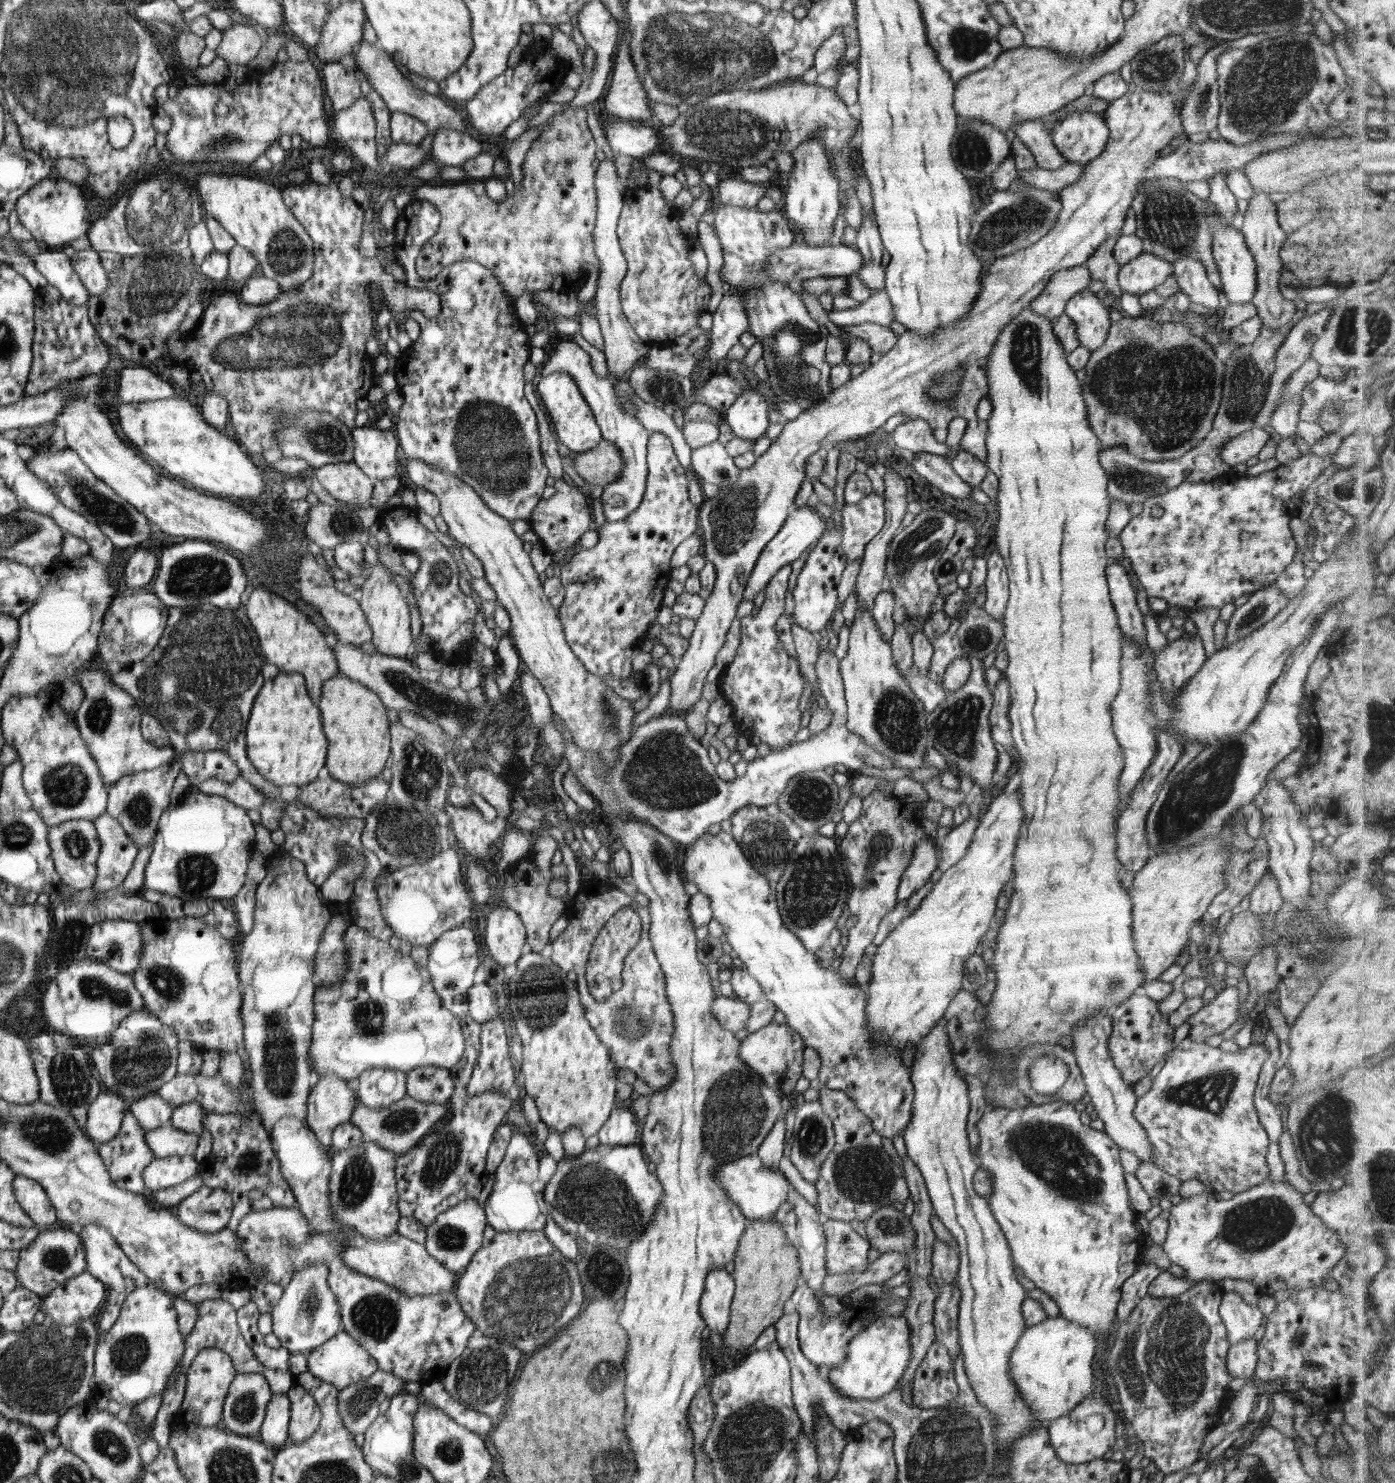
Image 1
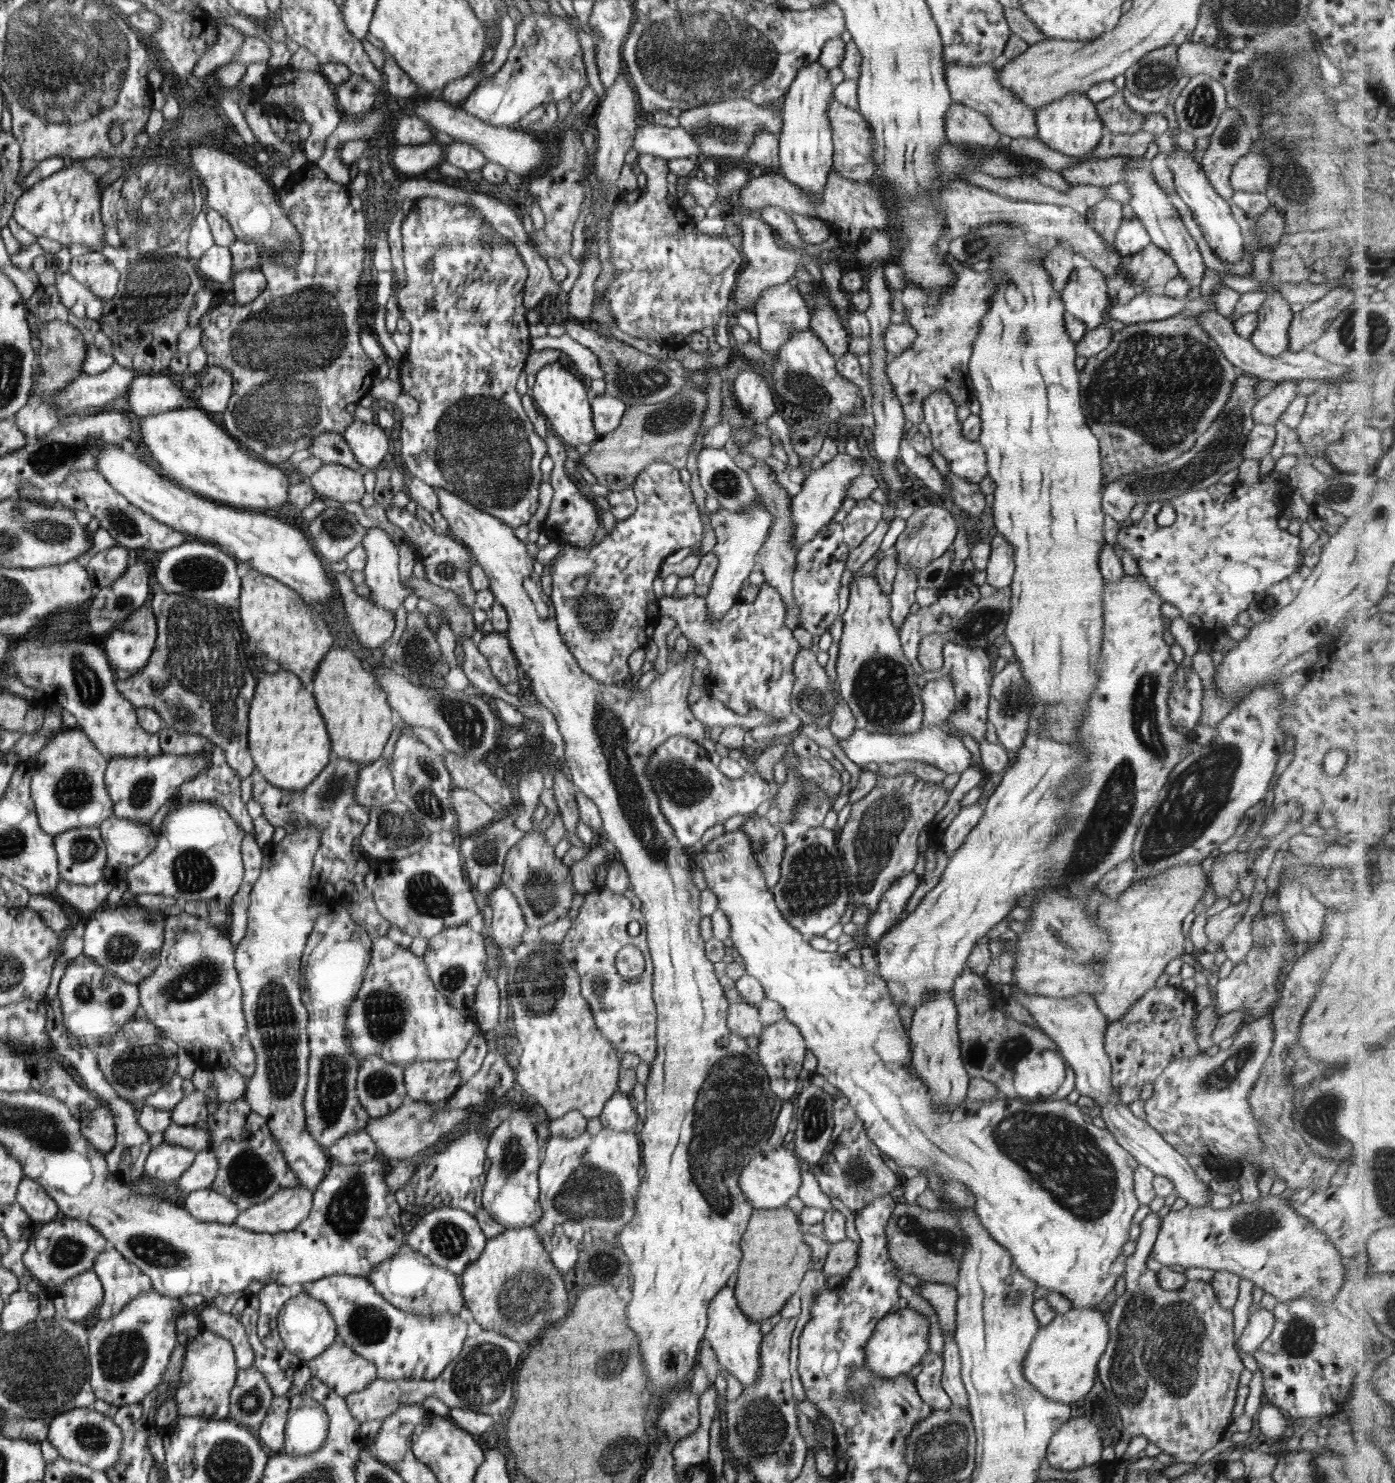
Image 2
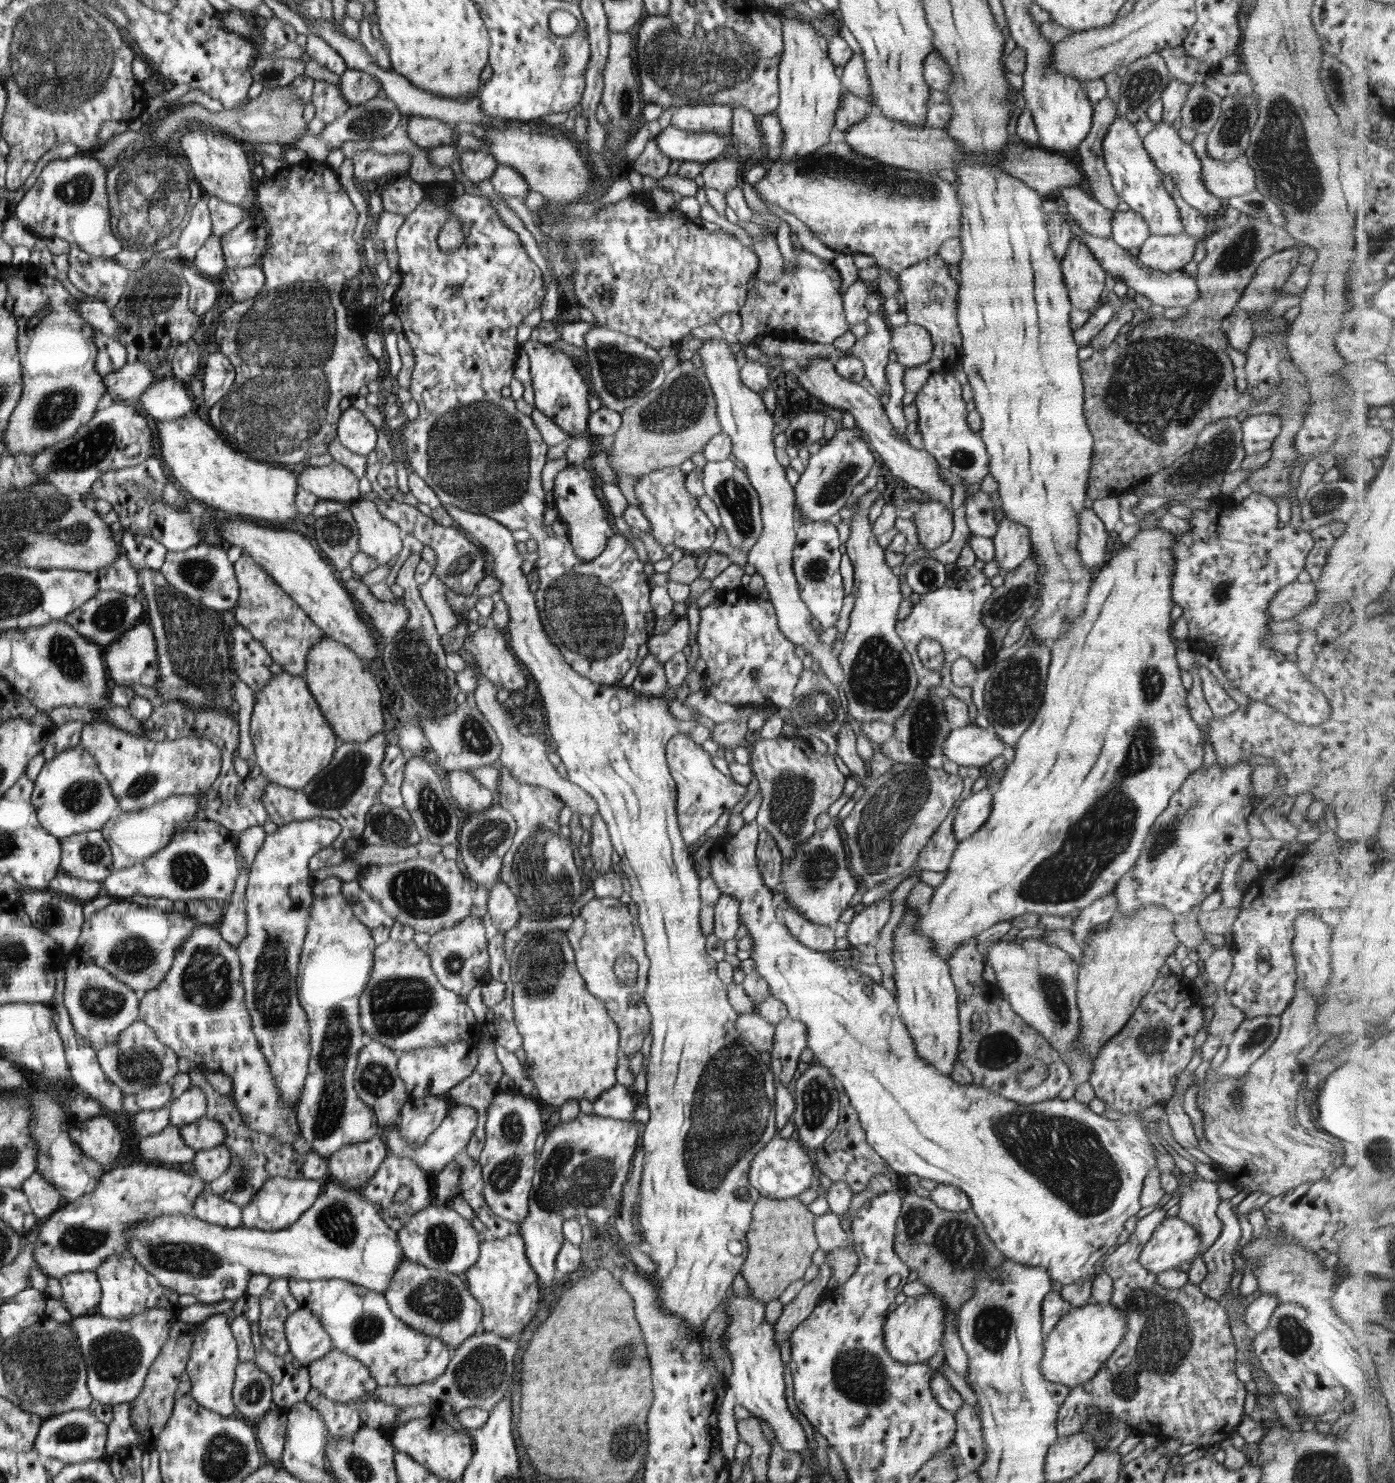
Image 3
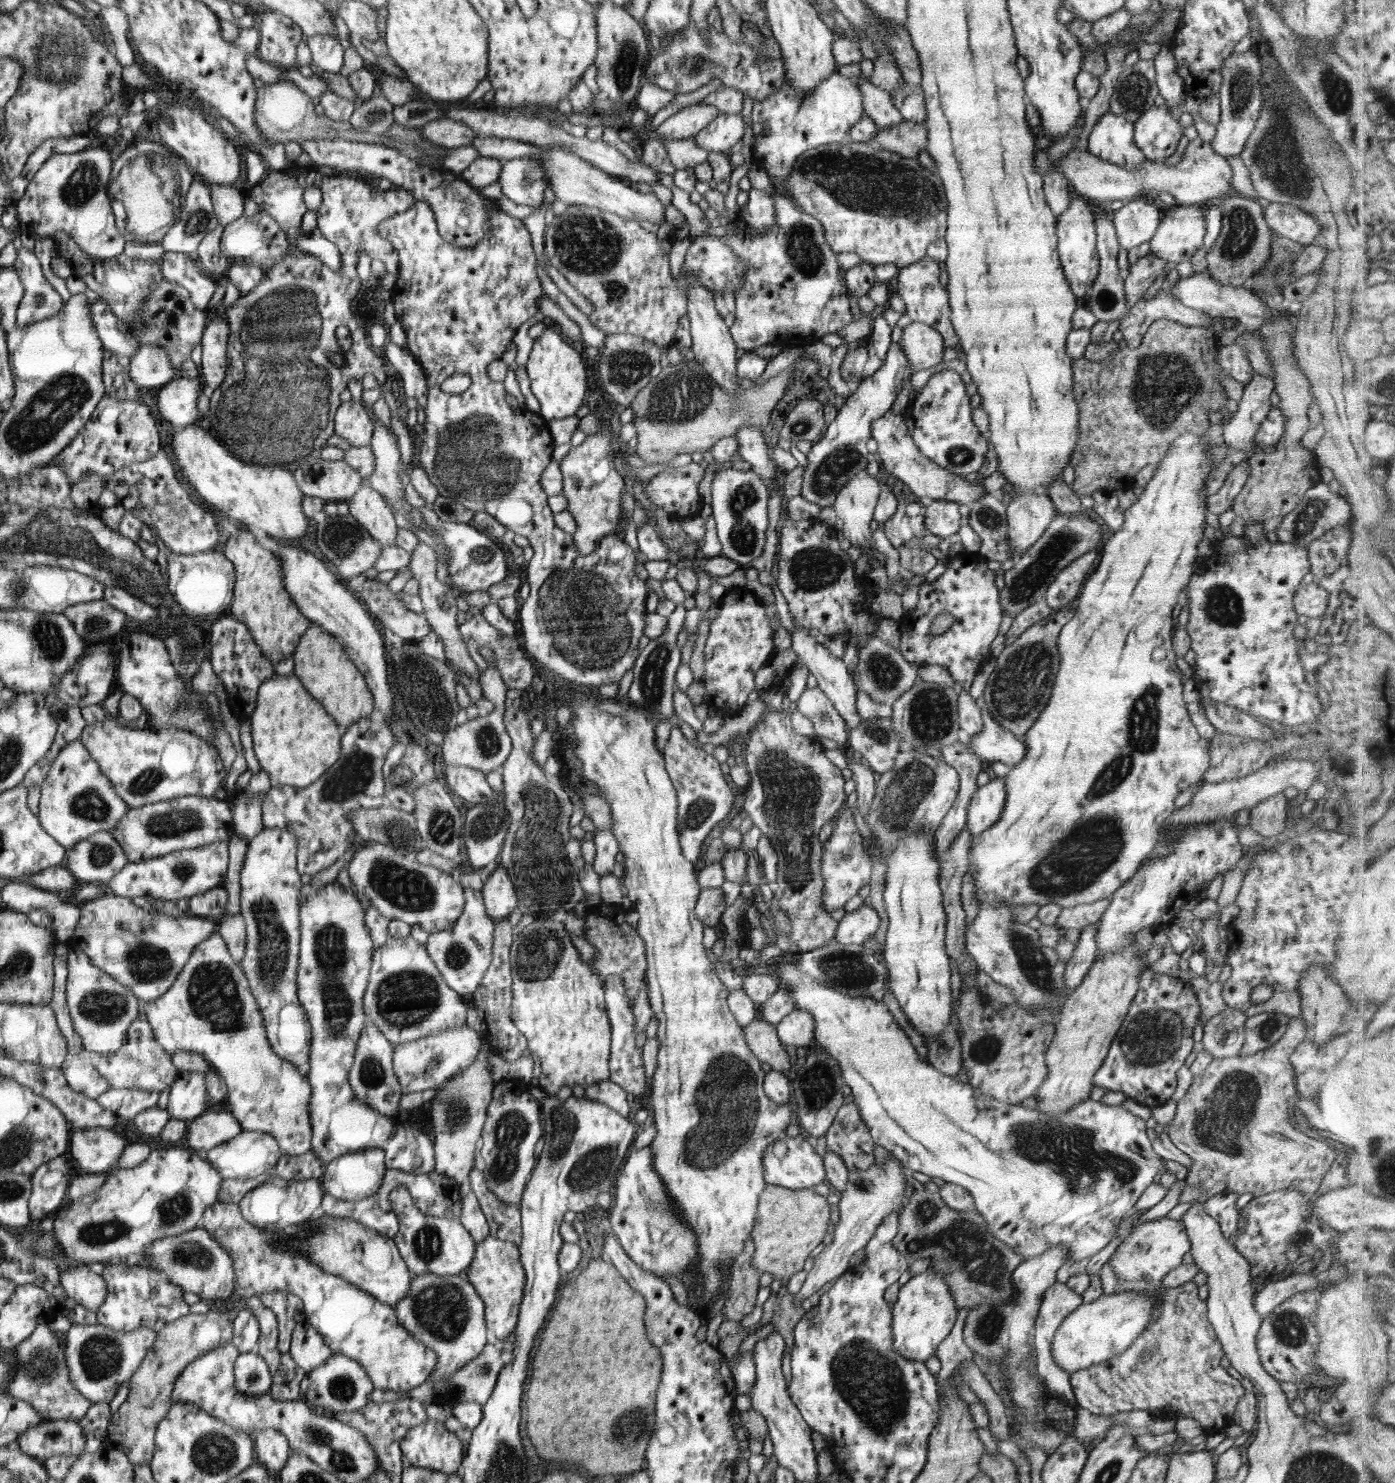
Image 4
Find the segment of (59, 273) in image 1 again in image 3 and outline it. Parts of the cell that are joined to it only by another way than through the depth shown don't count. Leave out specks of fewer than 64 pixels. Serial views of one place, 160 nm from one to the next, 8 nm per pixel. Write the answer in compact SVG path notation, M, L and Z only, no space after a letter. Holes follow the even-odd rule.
M86 296L85 299L78 299L78 310L80 316L97 332L106 336L118 336L118 322L112 318L112 309L104 302Z

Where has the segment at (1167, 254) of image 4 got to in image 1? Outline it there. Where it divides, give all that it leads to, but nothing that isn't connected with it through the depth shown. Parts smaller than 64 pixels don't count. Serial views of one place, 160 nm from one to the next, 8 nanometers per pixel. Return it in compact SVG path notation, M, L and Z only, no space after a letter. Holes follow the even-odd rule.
M1143 253L1121 265L1117 279L1122 292L1140 297L1166 282L1172 274L1173 265L1167 260Z

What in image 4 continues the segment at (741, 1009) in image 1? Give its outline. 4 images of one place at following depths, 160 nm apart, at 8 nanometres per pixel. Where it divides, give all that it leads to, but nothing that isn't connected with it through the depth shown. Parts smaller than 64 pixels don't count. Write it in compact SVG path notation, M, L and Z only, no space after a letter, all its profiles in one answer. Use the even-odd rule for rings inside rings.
M762 1018L754 1019L743 1031L750 1050L775 1071L787 1075L790 1072L790 1058L777 1035L776 1025Z

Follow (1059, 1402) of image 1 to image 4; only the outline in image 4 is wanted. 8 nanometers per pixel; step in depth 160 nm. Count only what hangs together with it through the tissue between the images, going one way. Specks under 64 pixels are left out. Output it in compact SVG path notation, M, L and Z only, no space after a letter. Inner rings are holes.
M1124 1291L1111 1295L1102 1293L1096 1300L1082 1303L1054 1333L1051 1351L1055 1363L1071 1375L1122 1354L1146 1332L1159 1302L1159 1296L1154 1293Z

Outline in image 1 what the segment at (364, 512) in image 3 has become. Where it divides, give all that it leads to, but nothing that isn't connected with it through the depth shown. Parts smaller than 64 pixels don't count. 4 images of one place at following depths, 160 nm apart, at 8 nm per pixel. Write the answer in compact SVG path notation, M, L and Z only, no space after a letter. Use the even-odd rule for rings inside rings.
M378 563L378 565L369 568L369 575L361 586L358 597L361 608L373 629L373 638L370 642L376 647L378 655L406 659L406 652L412 644L408 604L404 602L404 596L402 596L400 588L396 586L394 578L390 576L390 571L386 565Z

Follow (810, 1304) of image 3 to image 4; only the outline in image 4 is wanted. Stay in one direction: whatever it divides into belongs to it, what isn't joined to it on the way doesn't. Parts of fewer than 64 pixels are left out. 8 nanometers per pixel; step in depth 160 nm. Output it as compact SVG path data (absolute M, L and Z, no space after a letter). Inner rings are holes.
M888 1158L882 1164L875 1162L858 1174L849 1172L846 1190L841 1194L839 1204L839 1221L836 1223L832 1242L815 1258L814 1267L807 1273L802 1288L795 1295L794 1302L801 1306L802 1298L817 1293L824 1284L836 1280L845 1274L853 1263L855 1252L862 1250L874 1236L878 1225L895 1210L900 1211L904 1206L906 1192L906 1176L904 1168L896 1158Z

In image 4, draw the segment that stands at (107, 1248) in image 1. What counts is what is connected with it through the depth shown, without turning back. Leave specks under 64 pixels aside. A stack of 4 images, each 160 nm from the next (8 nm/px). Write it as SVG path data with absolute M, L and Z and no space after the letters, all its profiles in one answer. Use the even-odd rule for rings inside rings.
M119 1260L105 1266L101 1275L108 1282L108 1295L97 1313L97 1322L118 1332L132 1332L139 1326L159 1331L167 1324L189 1313L183 1290L169 1281L164 1272L140 1266L128 1266Z

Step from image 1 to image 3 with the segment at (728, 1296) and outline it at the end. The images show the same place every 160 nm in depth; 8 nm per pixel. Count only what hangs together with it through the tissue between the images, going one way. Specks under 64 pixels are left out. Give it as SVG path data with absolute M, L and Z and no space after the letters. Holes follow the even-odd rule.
M739 1296L729 1298L730 1324L725 1330L727 1340L723 1348L731 1354L733 1371L727 1380L727 1391L718 1410L718 1428L721 1438L721 1451L726 1461L734 1459L734 1451L739 1441L737 1419L734 1408L740 1405L765 1422L775 1434L777 1444L784 1450L802 1452L807 1447L807 1439L802 1425L788 1409L784 1390L784 1365L780 1359L780 1347L775 1341L775 1328L766 1322L765 1304L754 1297L746 1299Z

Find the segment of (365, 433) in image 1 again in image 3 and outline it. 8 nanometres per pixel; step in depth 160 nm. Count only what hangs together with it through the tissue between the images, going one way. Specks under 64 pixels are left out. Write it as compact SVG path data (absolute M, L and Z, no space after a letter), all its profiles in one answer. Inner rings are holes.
M348 407L338 423L338 438L351 452L368 456L376 448L378 434L373 423L360 409Z

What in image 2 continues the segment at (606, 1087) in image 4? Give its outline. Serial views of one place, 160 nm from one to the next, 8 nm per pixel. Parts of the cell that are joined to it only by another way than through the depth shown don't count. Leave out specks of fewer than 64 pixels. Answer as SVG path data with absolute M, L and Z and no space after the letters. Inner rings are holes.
M616 1089L616 1092L604 1103L599 1119L603 1128L622 1134L632 1133L641 1121L637 1118L635 1101L628 1094Z

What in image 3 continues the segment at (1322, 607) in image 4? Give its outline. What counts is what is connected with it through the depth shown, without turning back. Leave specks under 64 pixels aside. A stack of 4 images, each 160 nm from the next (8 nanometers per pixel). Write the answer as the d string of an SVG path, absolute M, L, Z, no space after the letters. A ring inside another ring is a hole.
M1296 580L1277 592L1270 601L1267 611L1271 614L1271 620L1276 622L1288 620L1313 604L1318 595L1319 592L1313 581Z

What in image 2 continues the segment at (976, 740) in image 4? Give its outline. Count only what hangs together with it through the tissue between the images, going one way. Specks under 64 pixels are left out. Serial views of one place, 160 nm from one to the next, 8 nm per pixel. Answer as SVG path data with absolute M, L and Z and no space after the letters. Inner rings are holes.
M932 726L932 728L922 727L920 732L914 732L914 734L906 735L894 735L894 734L872 734L865 729L856 729L854 733L850 735L848 740L838 740L842 746L846 756L850 758L852 762L855 762L860 767L866 766L869 762L876 762L878 765L882 763L893 763L903 760L911 761L924 761L928 764L934 765L936 768L942 769L946 774L954 774L954 772L964 772L970 765L976 764L972 760L972 752L968 751L968 748L964 746L964 742L960 737L946 732L943 727Z

